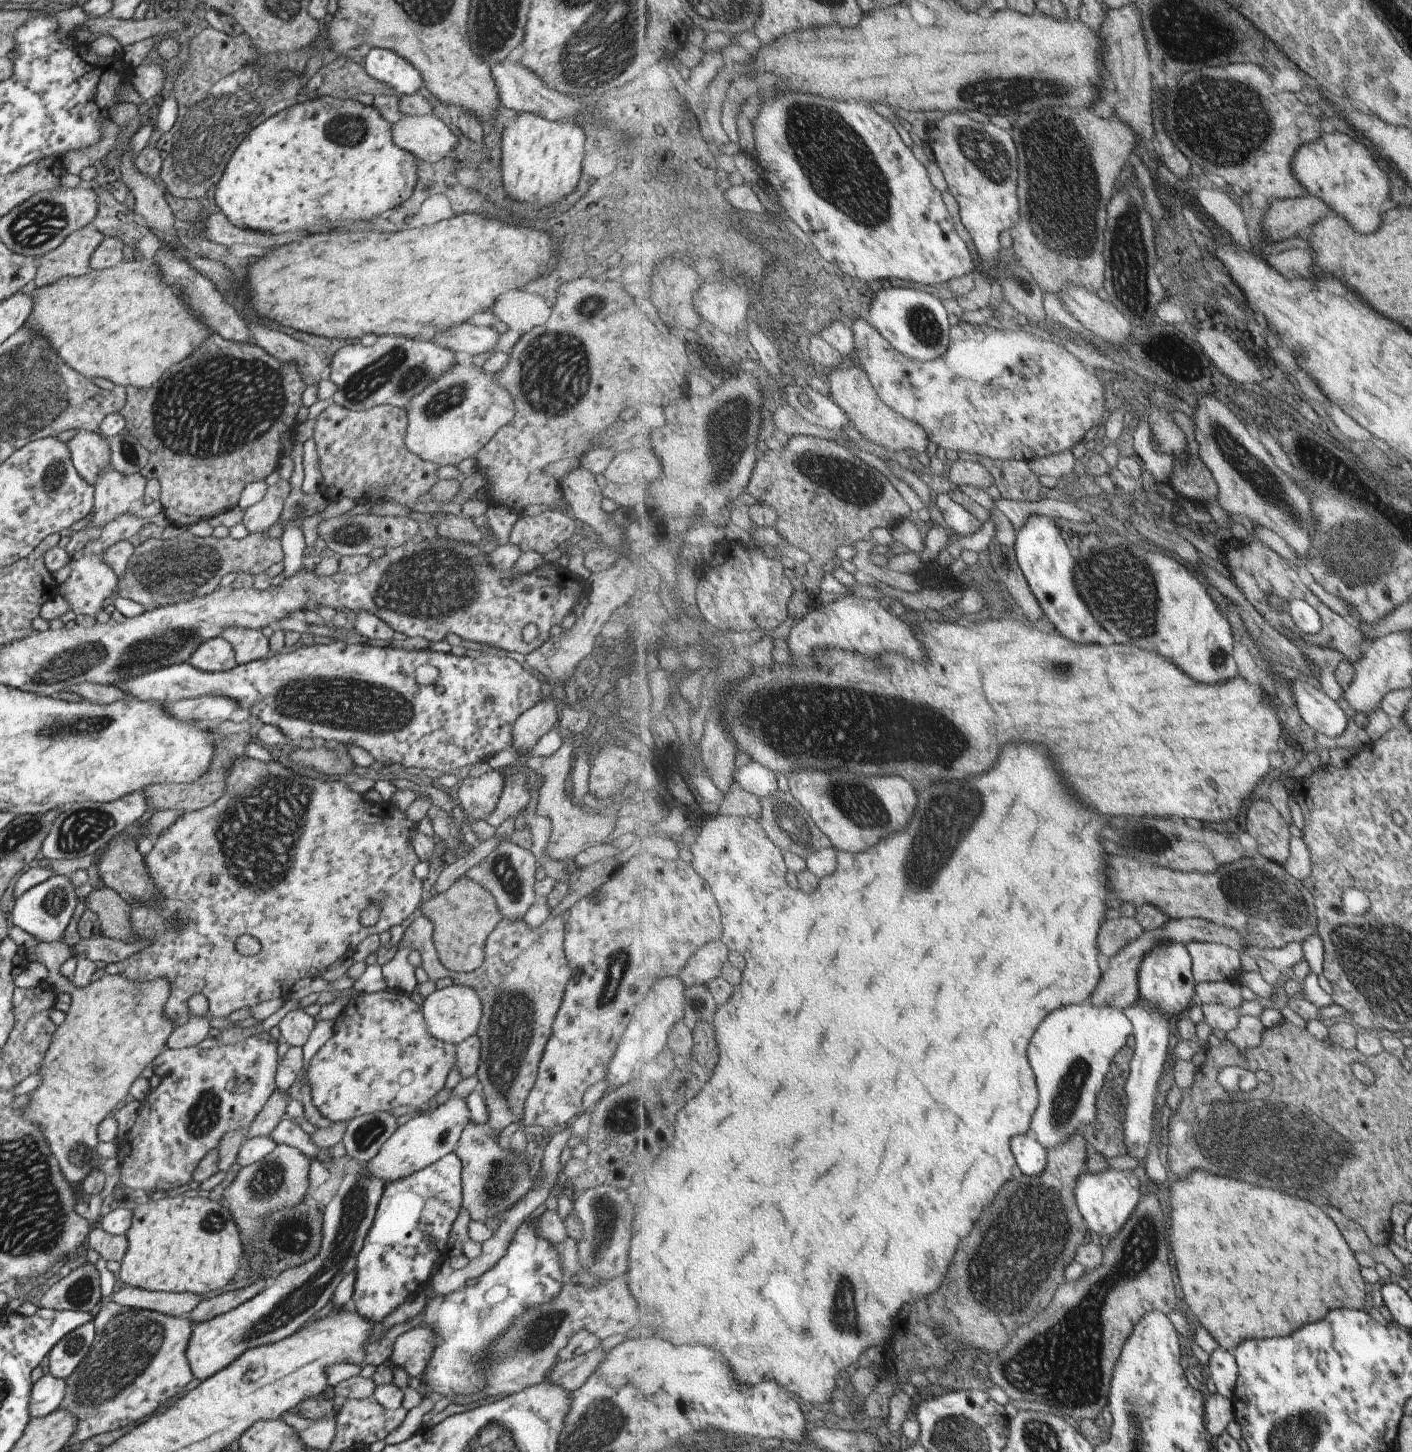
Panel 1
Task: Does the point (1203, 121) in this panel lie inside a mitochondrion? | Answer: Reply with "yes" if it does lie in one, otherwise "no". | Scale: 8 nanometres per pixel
yes

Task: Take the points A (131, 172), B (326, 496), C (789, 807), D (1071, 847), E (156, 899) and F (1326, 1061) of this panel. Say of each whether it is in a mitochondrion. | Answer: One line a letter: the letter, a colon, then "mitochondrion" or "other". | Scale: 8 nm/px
A: other
B: other
C: mitochondrion
D: other
E: other
F: other

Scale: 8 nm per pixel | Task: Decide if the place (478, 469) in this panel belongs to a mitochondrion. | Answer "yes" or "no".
no

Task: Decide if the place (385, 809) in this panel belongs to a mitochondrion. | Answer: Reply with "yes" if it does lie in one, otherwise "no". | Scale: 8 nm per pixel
no

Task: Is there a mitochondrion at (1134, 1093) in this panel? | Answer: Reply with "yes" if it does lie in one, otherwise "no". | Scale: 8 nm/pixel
no

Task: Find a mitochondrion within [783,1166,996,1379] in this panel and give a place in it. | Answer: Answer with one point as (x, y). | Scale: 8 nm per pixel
(841, 1323)

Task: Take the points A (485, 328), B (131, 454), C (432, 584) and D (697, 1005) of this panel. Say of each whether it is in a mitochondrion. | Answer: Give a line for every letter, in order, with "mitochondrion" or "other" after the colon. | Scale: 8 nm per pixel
A: other
B: mitochondrion
C: mitochondrion
D: other

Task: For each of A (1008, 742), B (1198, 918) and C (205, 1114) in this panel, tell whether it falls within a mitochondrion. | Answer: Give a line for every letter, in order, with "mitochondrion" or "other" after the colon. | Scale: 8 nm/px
A: other
B: other
C: mitochondrion

